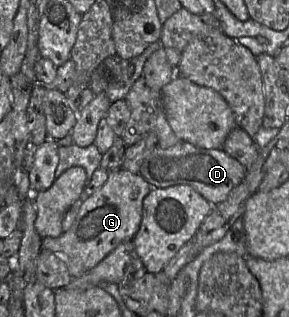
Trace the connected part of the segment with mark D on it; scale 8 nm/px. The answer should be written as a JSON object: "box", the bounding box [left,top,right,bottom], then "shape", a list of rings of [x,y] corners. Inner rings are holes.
{"box":[140,141,247,205],"shape":[[[186,141],[167,149],[155,148],[140,168],[140,175],[153,187],[189,185],[212,205],[226,200],[230,192],[243,181],[246,172],[247,168],[223,149],[200,148]]]}

